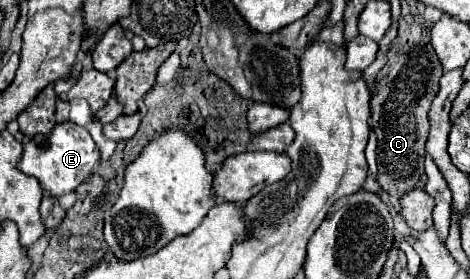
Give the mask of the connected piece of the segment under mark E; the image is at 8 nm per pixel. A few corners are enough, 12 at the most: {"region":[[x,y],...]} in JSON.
{"region":[[71,120],[25,138],[19,170],[43,190],[75,190],[101,158]]}

